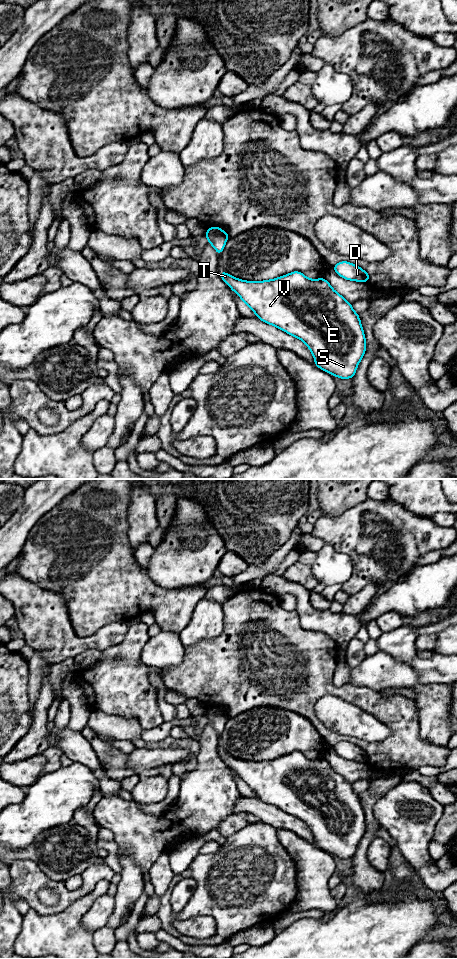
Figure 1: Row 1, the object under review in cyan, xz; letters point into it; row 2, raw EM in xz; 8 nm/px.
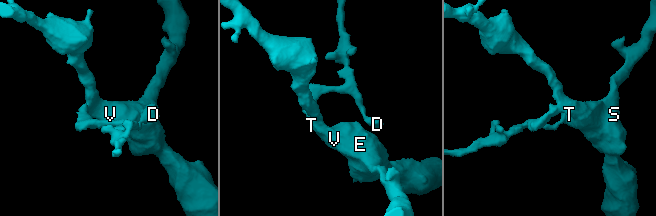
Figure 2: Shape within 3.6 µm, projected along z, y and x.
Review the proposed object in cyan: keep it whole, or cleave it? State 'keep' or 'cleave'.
cleave

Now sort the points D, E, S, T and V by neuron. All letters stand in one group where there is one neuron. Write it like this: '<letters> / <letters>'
D / E S T V

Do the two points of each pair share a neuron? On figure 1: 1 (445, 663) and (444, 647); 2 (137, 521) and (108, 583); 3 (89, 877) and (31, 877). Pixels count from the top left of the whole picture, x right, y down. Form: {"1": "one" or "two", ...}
{"1": "two", "2": "two", "3": "one"}

